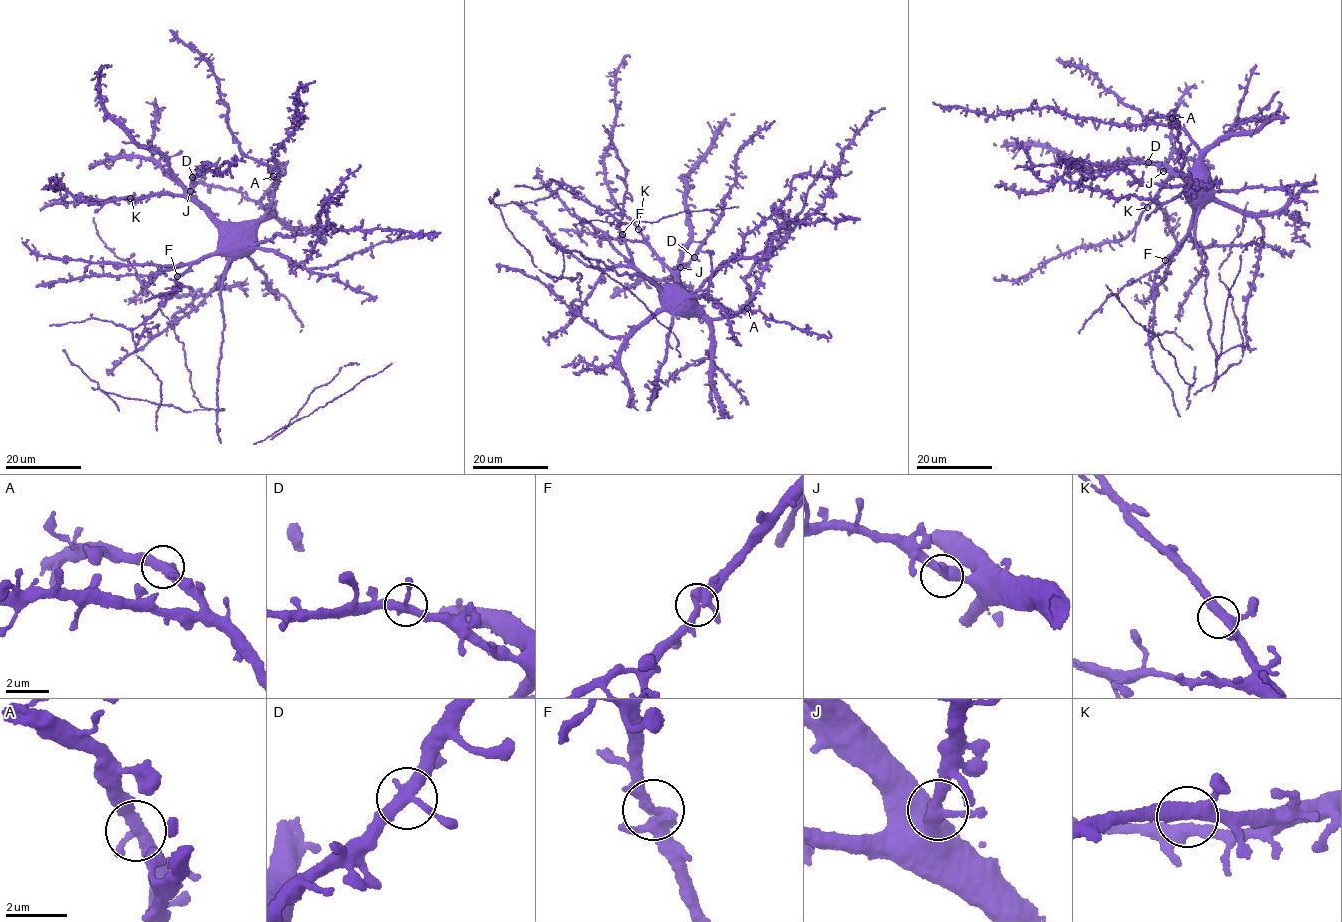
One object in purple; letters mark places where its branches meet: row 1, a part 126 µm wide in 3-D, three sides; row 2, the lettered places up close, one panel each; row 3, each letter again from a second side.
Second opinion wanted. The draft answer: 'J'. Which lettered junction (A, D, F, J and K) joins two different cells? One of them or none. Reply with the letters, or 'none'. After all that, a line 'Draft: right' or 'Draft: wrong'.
none
Draft: wrong

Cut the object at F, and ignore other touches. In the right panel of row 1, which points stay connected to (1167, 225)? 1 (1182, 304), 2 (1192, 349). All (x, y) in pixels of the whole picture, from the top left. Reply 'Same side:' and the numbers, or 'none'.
Same side: 1

